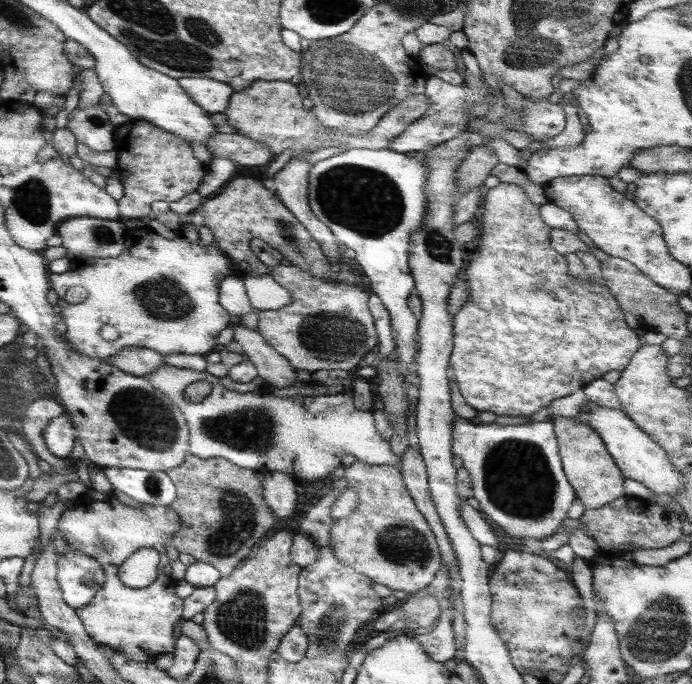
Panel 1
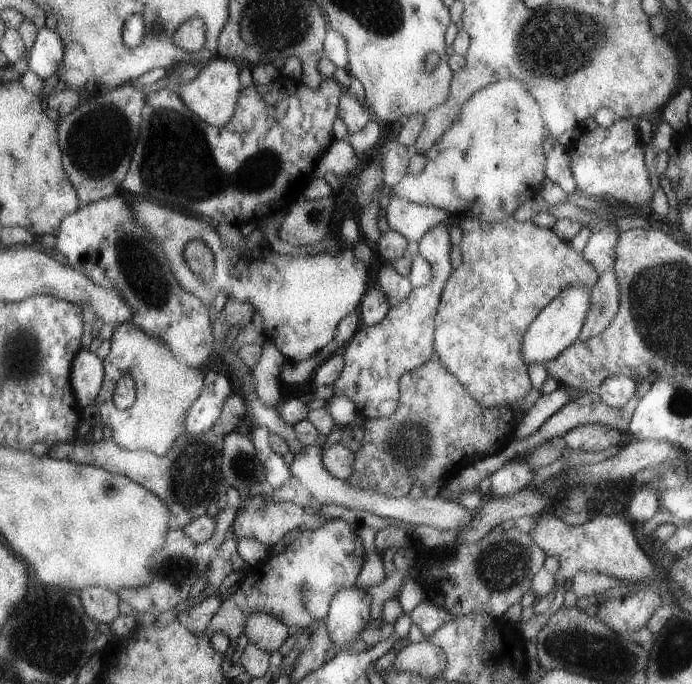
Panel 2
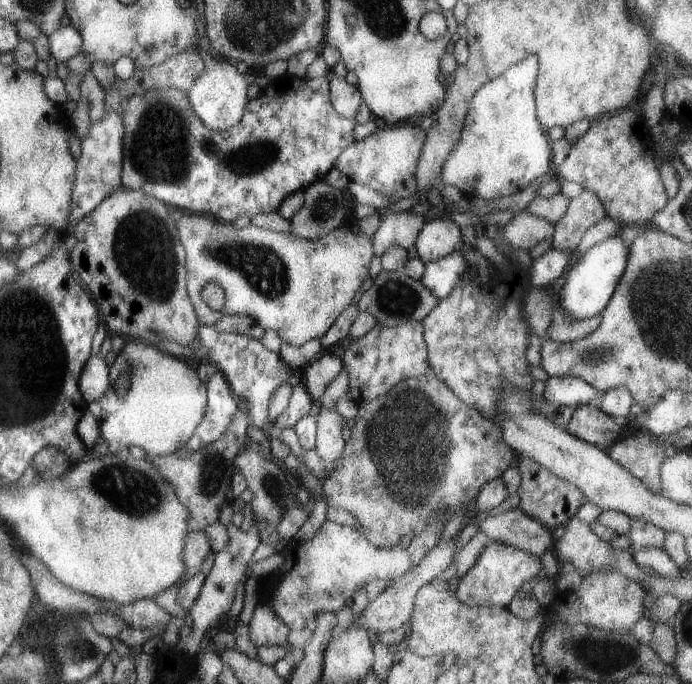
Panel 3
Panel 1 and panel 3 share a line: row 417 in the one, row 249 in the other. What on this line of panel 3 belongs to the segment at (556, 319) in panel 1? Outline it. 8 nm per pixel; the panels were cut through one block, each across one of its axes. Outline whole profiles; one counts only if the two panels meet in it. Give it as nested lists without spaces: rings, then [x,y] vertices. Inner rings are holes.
[[[521,210],[513,213],[512,218],[505,224],[501,230],[501,238],[511,250],[529,251],[541,240],[549,238],[552,232],[553,224]]]

